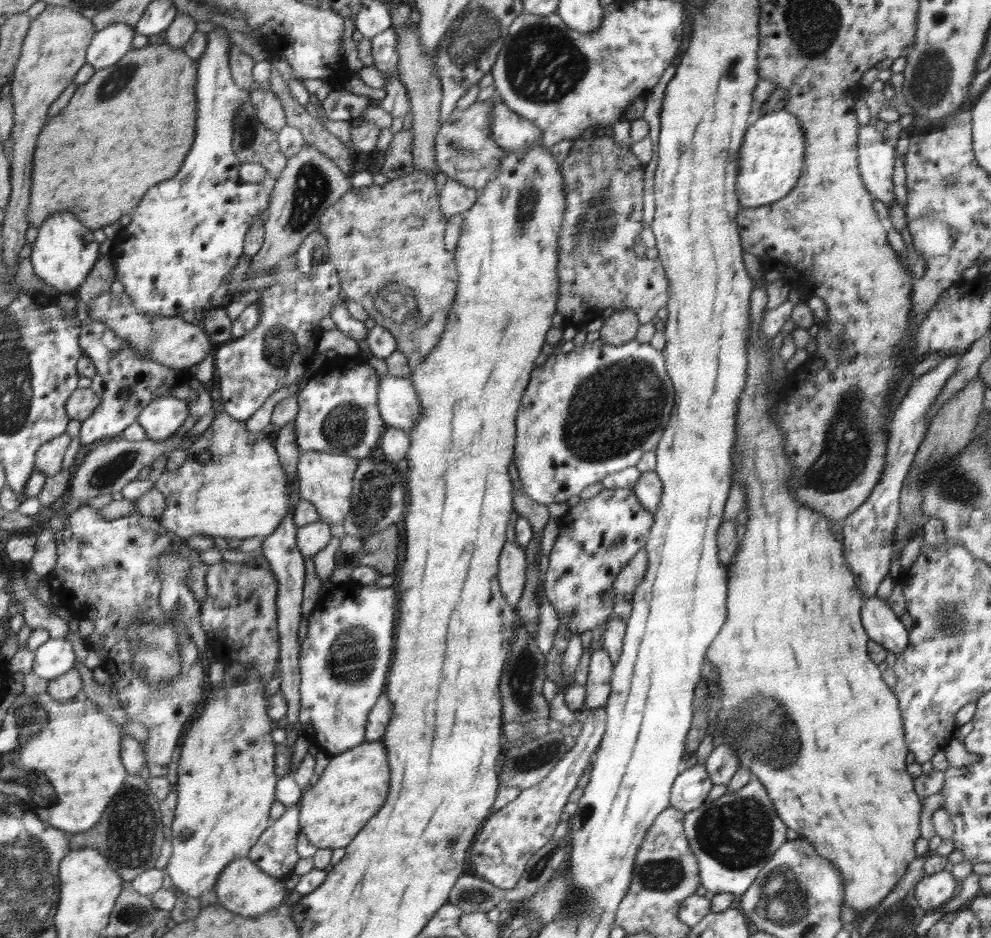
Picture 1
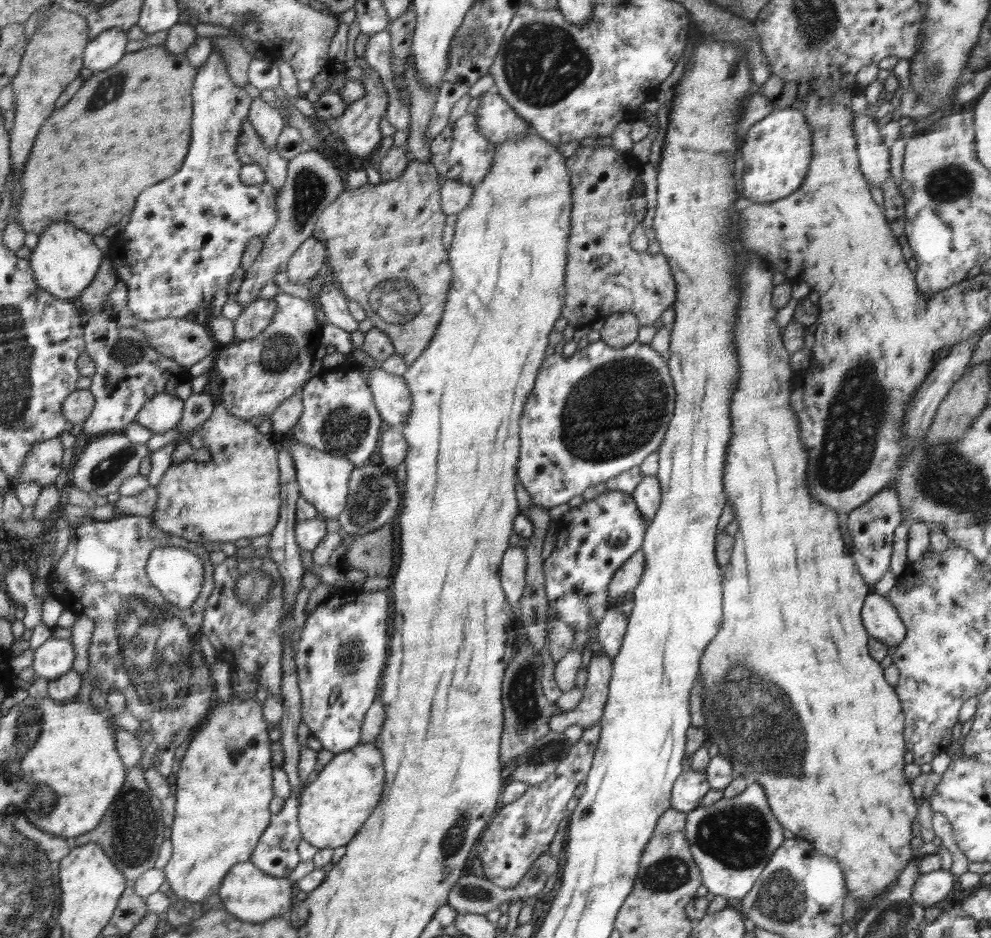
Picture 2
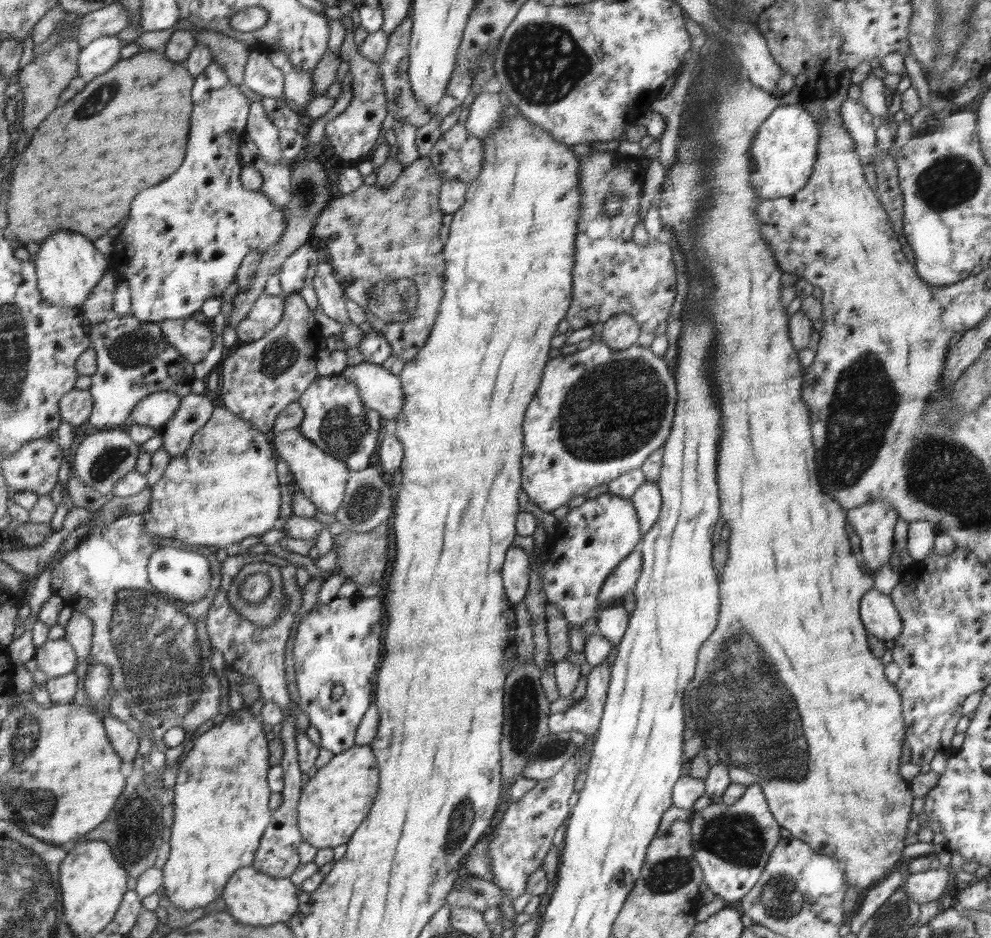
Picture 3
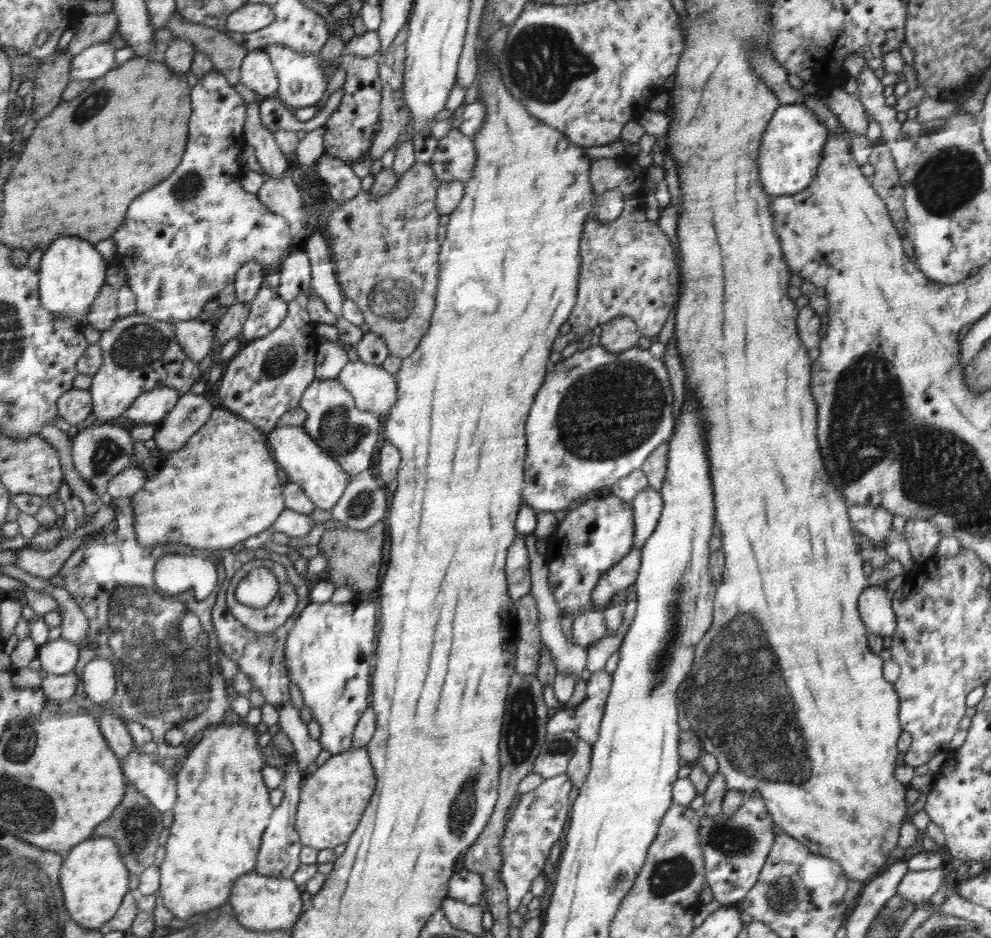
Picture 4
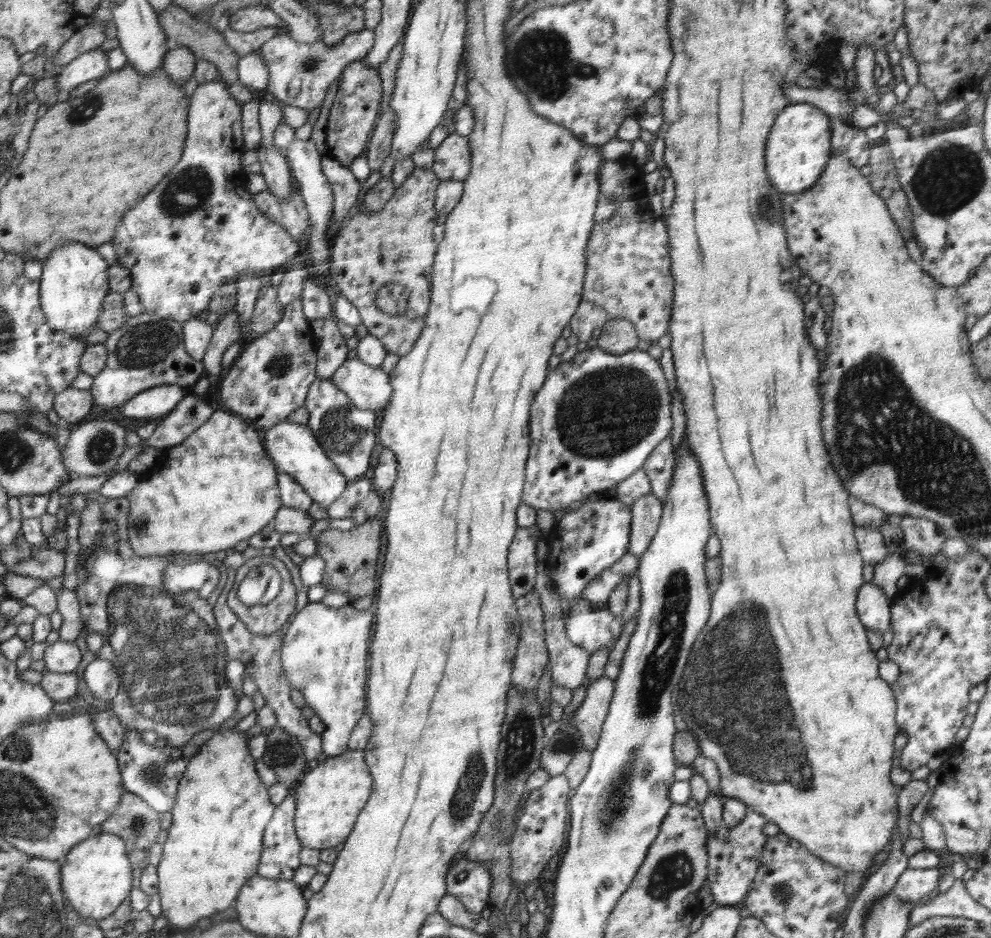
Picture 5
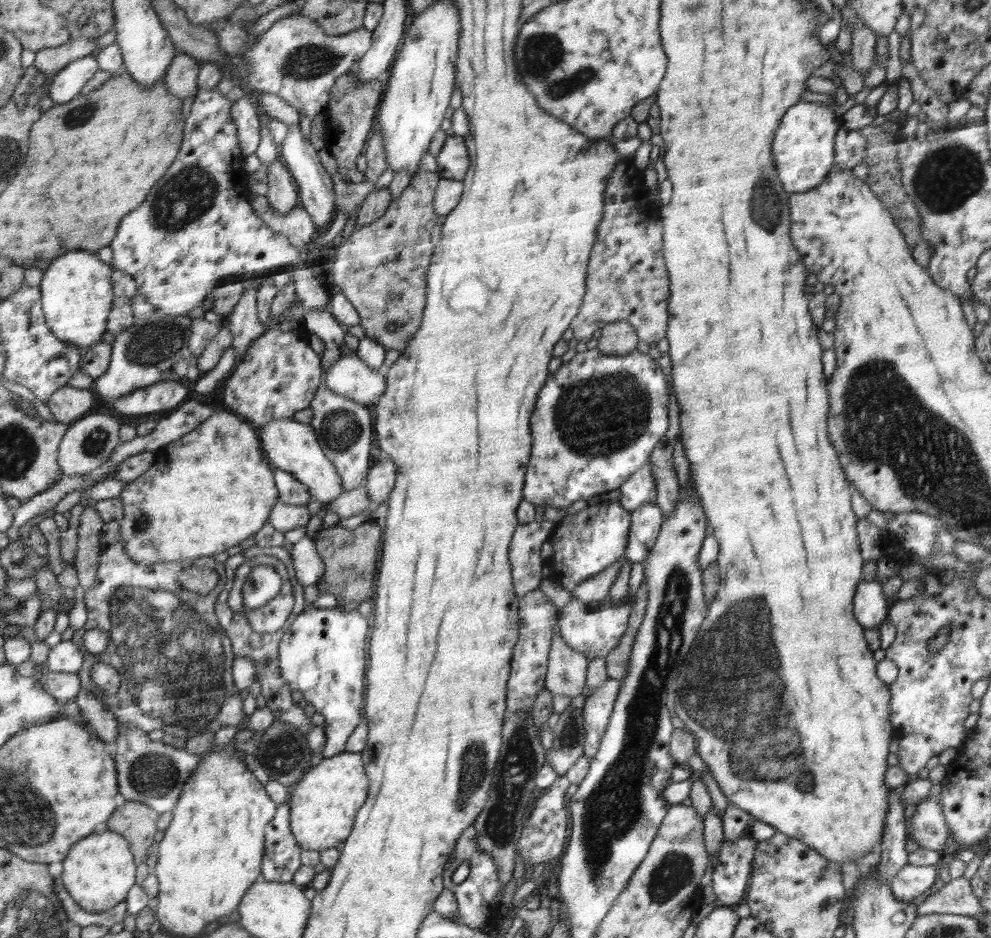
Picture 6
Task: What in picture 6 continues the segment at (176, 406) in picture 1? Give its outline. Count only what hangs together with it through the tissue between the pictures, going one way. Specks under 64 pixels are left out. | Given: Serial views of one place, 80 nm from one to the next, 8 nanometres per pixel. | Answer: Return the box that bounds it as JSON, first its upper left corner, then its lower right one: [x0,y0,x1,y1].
[112,382,188,414]

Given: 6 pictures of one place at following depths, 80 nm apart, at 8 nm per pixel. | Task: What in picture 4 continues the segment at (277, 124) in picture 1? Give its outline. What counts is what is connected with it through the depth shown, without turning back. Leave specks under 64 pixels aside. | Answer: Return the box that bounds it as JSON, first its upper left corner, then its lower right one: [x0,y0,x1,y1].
[247,102,288,180]

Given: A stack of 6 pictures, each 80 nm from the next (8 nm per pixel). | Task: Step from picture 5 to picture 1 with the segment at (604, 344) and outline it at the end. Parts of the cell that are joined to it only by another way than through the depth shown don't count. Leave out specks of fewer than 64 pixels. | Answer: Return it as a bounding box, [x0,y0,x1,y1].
[599,310,640,345]

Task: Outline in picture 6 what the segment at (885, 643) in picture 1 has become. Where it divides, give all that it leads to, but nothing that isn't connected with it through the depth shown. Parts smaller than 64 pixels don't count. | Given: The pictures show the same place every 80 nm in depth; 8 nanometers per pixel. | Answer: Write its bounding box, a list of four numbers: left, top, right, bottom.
[853,580,889,629]

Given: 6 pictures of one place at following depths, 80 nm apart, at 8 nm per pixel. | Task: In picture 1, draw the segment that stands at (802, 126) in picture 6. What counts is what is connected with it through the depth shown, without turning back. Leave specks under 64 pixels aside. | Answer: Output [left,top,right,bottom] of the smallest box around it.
[739,111,805,208]

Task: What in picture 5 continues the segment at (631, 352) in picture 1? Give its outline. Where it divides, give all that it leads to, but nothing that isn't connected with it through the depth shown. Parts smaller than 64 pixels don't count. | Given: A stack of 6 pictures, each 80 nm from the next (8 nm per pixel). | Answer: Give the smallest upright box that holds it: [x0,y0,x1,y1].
[522,348,672,510]

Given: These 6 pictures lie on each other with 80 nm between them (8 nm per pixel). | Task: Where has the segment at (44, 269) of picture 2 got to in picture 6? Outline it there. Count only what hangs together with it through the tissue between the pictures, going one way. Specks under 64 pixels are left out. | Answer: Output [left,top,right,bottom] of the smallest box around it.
[39,250,116,349]

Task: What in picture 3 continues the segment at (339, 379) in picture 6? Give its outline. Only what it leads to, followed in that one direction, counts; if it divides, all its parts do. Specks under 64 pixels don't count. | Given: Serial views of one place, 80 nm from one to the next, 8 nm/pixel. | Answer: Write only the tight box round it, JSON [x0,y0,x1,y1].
[340,361,406,424]

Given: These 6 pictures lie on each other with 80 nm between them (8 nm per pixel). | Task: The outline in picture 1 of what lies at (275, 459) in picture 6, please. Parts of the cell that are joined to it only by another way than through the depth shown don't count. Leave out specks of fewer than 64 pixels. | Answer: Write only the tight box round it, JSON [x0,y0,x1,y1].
[297,451,360,525]

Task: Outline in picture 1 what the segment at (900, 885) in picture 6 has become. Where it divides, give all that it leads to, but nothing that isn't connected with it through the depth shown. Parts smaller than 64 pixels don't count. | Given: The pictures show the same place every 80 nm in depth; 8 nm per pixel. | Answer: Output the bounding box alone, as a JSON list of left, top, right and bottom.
[915,870,957,912]

